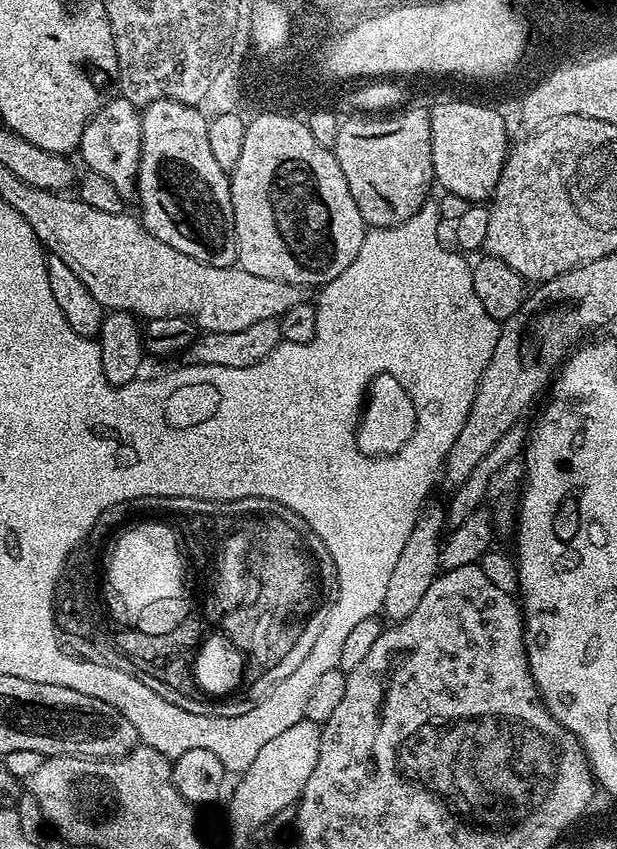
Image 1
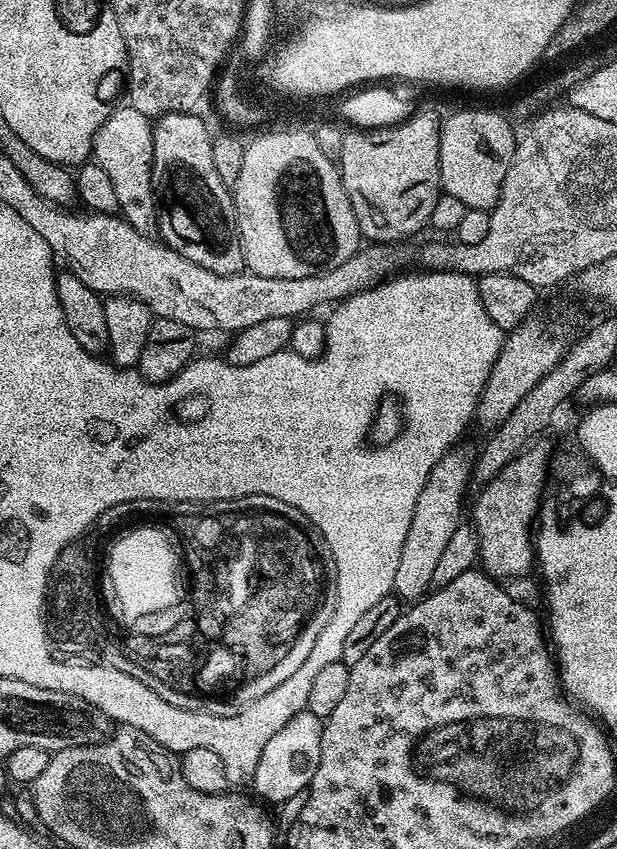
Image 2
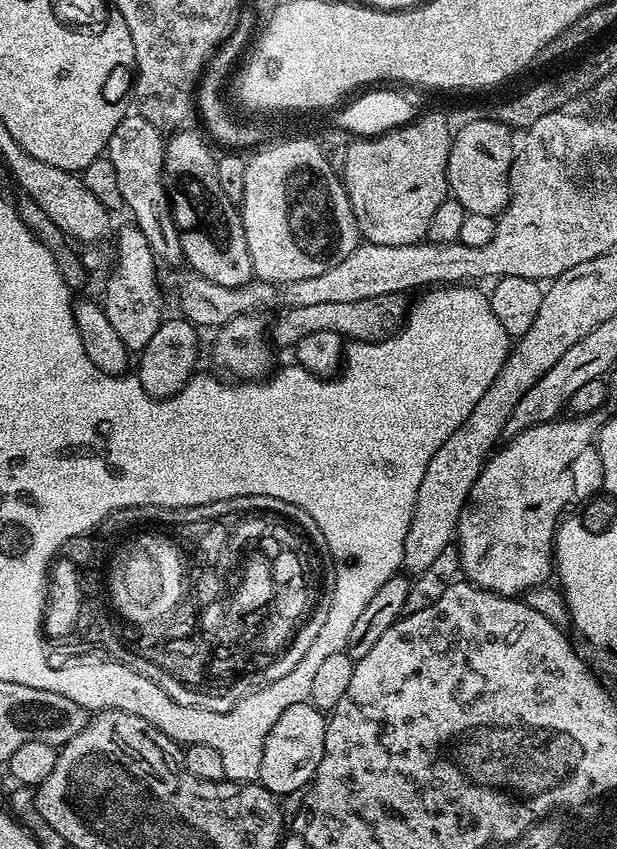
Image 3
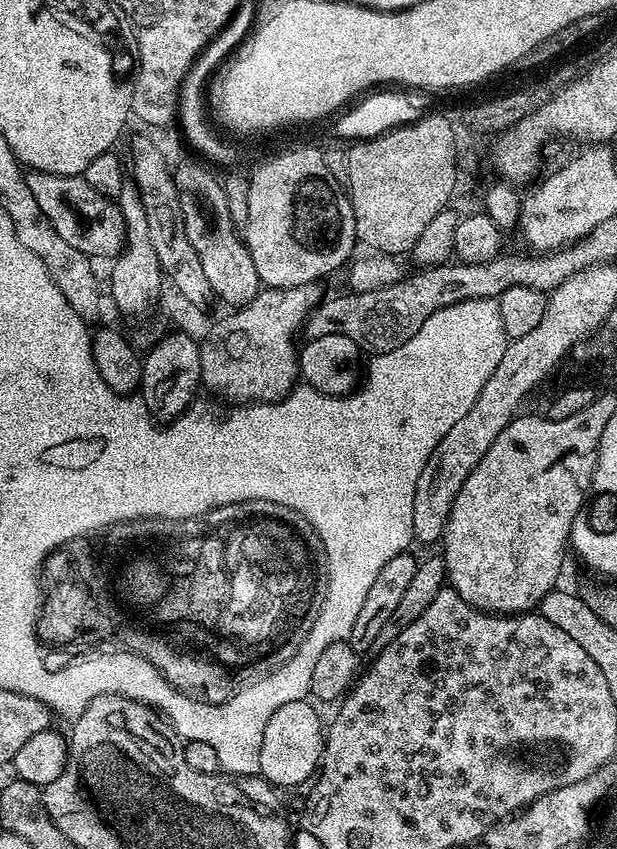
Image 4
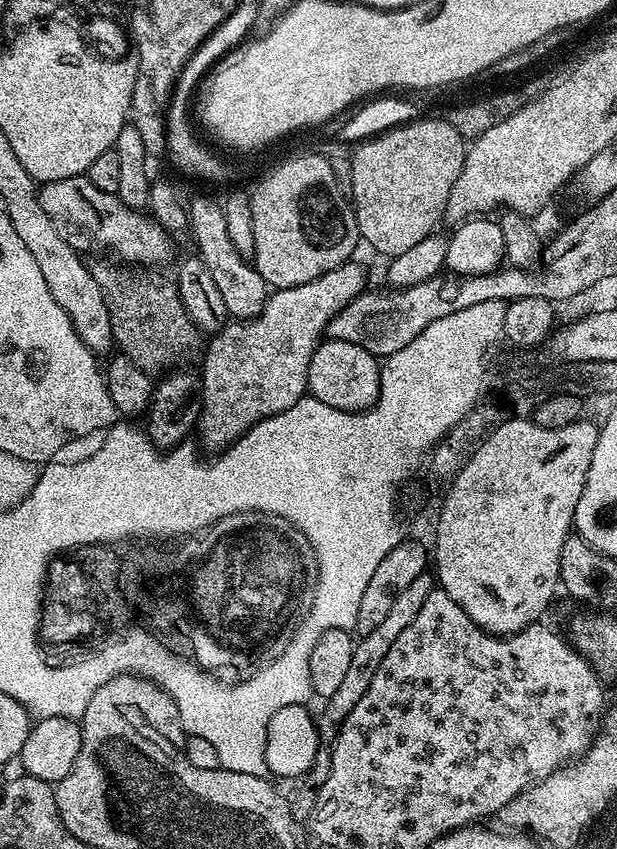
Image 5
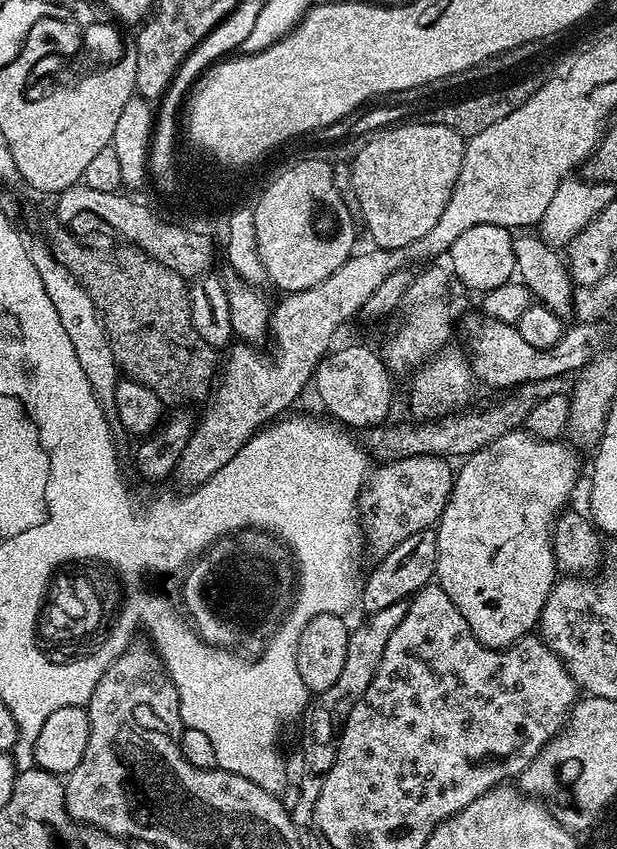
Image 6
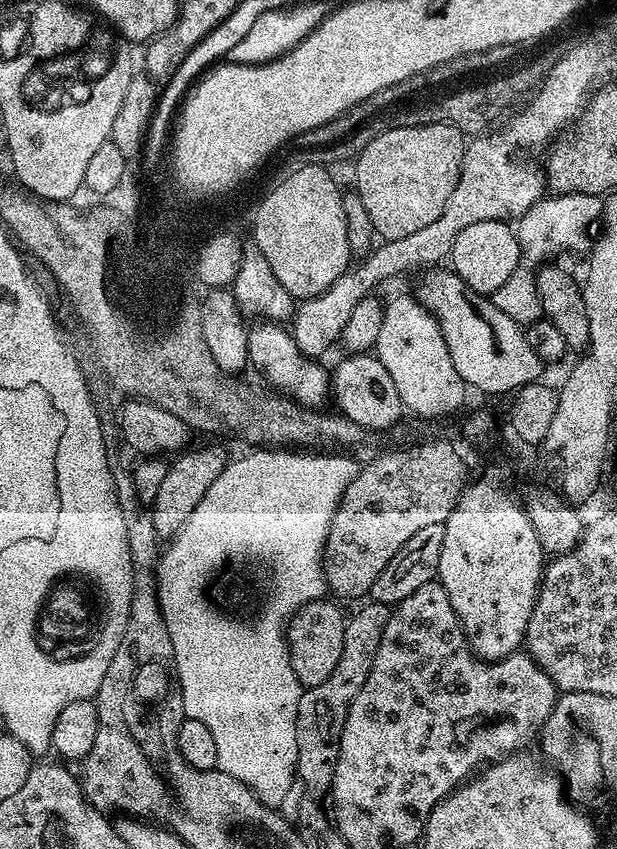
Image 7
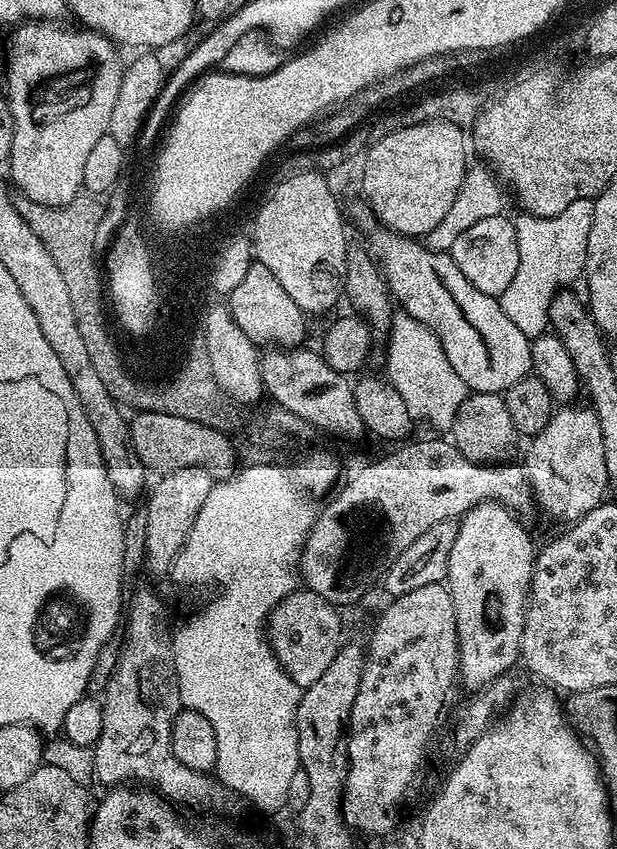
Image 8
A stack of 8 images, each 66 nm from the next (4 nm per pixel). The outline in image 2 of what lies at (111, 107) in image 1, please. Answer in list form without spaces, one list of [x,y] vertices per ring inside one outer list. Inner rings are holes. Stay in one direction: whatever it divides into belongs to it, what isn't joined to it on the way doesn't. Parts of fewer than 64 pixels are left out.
[[[131,106],[113,107],[108,117],[92,139],[91,159],[114,182],[114,194],[118,194],[119,215],[137,230],[148,230],[158,208],[158,192],[152,183],[152,129],[153,121],[146,114]]]

